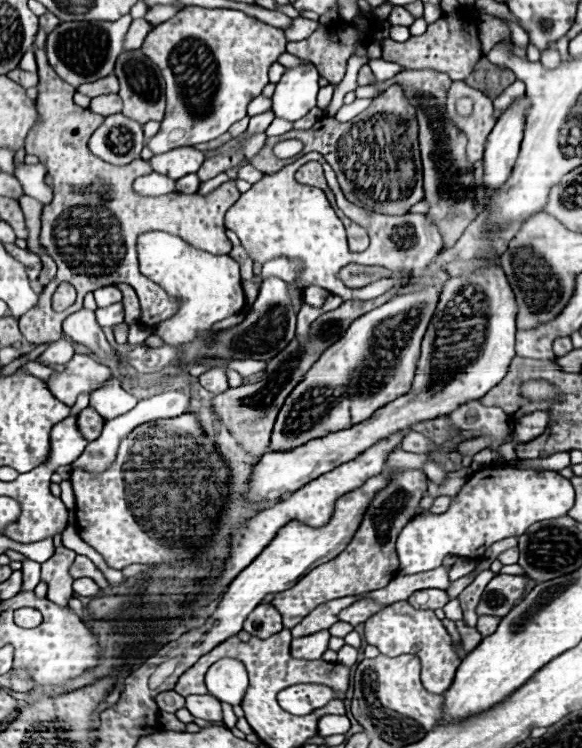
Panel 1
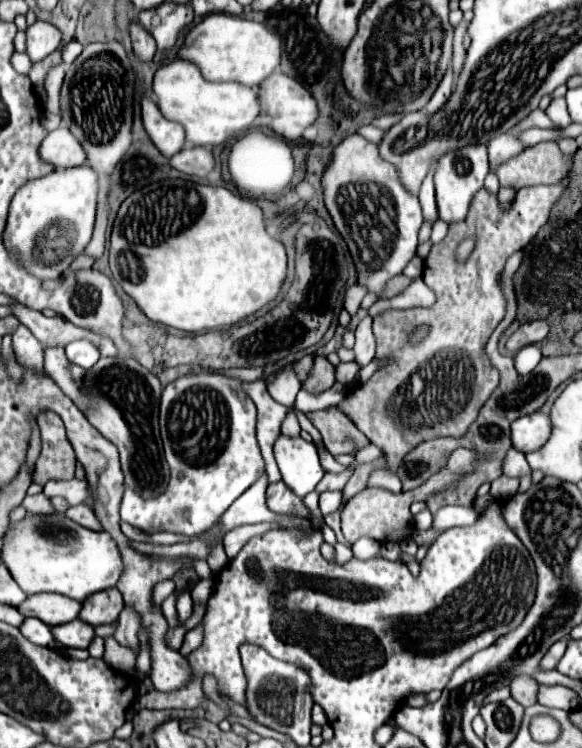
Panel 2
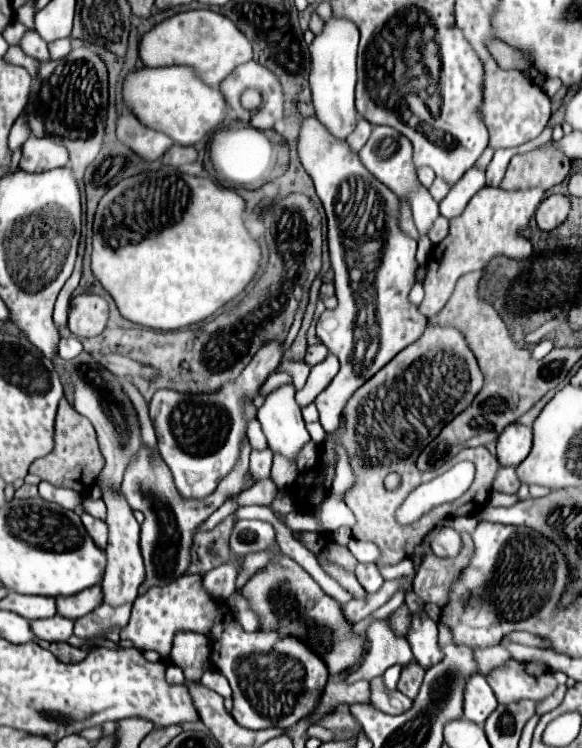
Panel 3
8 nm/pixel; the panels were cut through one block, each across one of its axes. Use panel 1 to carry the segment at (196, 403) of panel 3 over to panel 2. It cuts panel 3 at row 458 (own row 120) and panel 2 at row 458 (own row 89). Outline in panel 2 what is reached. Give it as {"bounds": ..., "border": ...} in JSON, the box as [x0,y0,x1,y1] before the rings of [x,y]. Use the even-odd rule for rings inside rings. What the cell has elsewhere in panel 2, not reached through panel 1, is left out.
{"bounds":[120,372,266,536],"border":[[[198,372],[170,382],[162,392],[160,434],[170,466],[168,488],[148,500],[126,488],[120,504],[122,520],[142,532],[200,536],[266,470],[256,440],[256,406],[234,378]]]}

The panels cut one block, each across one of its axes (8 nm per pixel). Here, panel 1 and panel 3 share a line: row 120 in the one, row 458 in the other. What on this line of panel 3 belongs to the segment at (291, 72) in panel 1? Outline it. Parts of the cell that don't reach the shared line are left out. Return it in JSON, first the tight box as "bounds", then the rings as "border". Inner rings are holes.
{"bounds":[258,384,310,462],"border":[[[284,384],[270,392],[262,408],[258,408],[258,420],[268,438],[268,446],[292,462],[296,462],[298,450],[310,440],[294,394],[296,388]]]}

